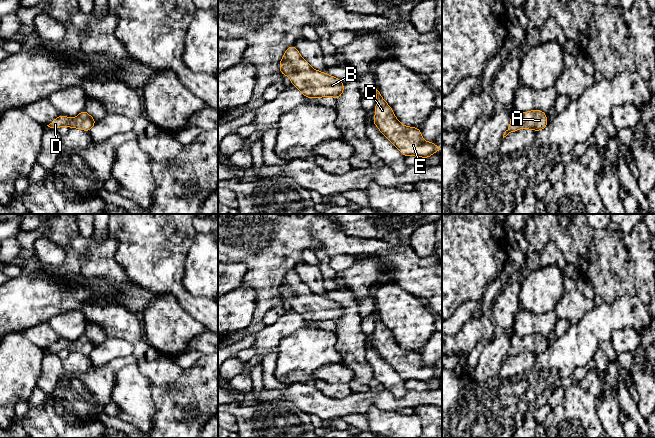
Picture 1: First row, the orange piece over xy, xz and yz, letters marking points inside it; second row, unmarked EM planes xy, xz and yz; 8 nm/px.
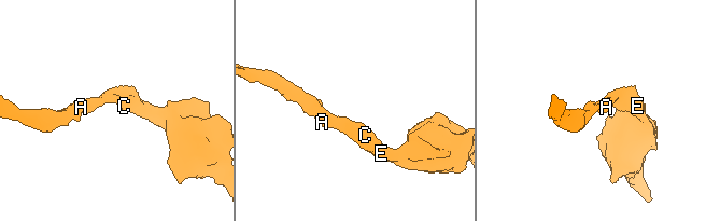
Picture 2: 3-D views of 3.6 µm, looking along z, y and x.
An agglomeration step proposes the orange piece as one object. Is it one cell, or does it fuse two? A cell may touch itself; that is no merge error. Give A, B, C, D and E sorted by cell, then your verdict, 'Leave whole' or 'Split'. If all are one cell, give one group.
Groups: A B C D E. Leave whole

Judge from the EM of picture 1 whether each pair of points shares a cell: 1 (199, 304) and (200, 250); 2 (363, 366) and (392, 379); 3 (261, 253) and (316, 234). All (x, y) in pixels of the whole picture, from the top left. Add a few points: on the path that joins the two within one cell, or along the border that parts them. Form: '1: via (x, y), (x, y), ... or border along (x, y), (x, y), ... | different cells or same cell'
1: border along (182, 280), (183, 287), (192, 295), (207, 298) | different cells
2: border along (365, 346), (365, 360), (373, 377) | different cells
3: via (275, 240), (291, 234), (302, 234) | same cell

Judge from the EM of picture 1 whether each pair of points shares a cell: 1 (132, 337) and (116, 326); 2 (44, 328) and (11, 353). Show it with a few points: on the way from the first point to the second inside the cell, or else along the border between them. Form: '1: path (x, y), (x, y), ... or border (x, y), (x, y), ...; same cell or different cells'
1: path (128, 333), (120, 326); same cell
2: border (21, 333), (44, 351); different cells

